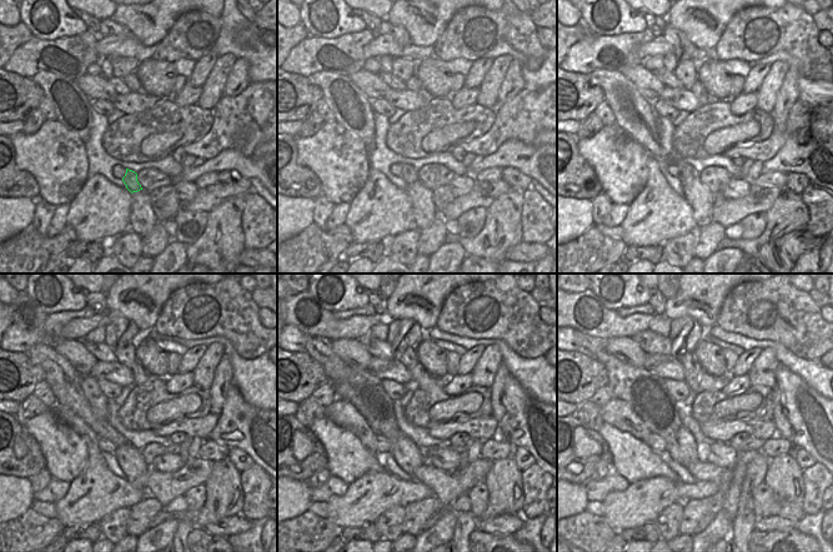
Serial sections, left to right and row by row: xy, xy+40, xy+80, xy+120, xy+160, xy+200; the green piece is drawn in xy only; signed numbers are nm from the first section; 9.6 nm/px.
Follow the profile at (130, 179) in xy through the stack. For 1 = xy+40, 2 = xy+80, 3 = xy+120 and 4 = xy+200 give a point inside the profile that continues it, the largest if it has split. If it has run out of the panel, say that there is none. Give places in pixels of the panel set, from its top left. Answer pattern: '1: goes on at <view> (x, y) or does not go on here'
1: goes on at xy+40 (409, 174)
2: goes on at xy+80 (687, 172)
3: goes on at xy+120 (65, 382)
4: goes on at xy+200 (590, 345)

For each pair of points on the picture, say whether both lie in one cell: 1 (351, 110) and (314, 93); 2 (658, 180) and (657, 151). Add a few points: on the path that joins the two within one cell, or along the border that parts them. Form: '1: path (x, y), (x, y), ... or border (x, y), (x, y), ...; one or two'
1: border (307, 78), (321, 89), (324, 96); two
2: border (647, 150), (656, 160); two

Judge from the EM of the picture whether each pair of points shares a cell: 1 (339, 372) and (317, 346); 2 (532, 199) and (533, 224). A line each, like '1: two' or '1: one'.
1: one
2: one

